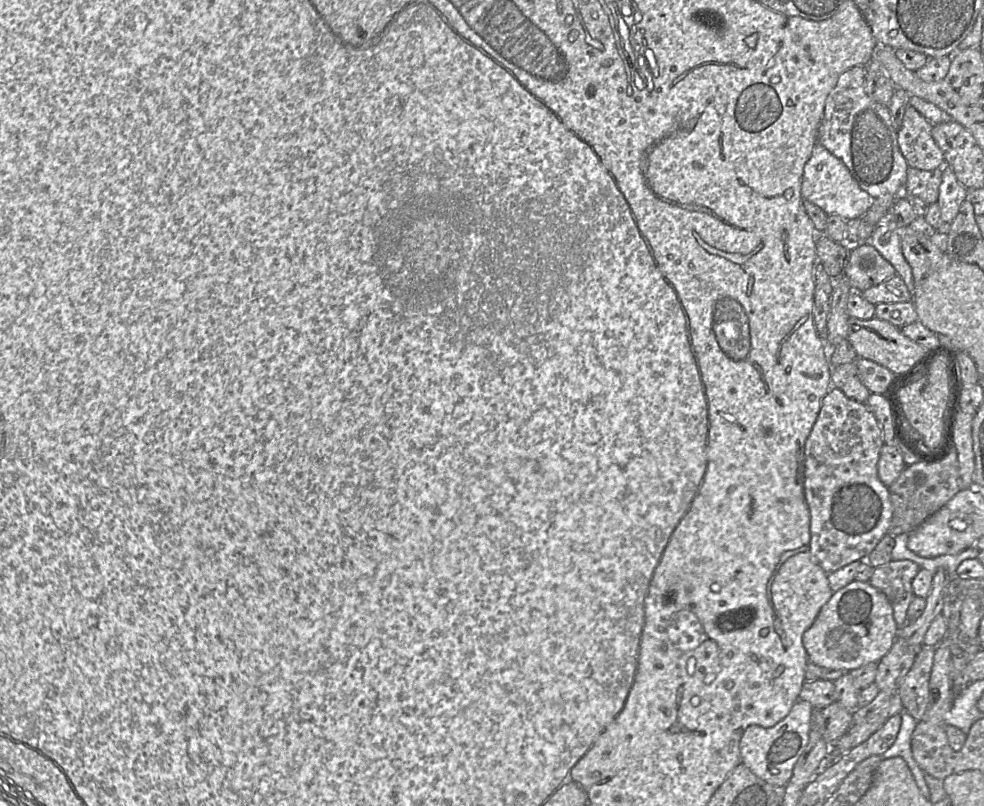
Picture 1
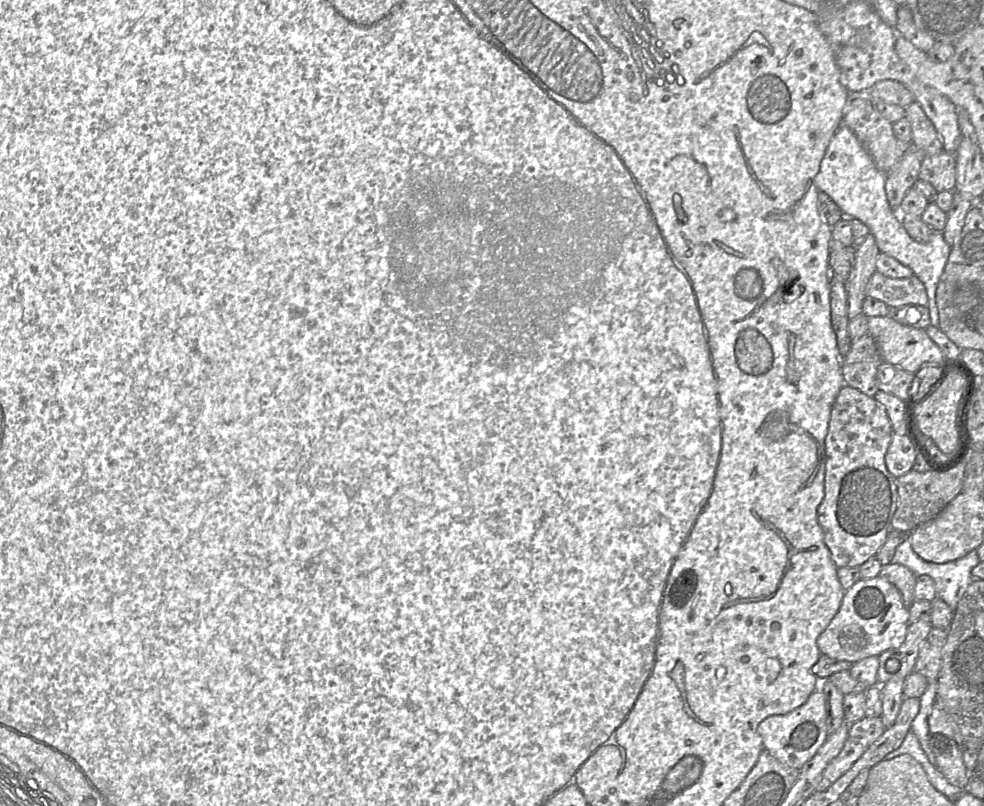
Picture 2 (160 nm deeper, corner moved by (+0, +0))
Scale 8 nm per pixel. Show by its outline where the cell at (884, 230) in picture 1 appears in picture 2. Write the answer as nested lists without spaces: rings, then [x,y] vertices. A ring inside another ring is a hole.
[[[841,125],[827,147],[814,184],[838,205],[844,217],[857,219],[868,227],[881,253],[909,267],[914,276],[923,282],[928,296],[927,308],[931,325],[938,327],[936,289],[948,261],[951,246],[945,241],[942,232],[933,232],[926,243],[917,242],[910,237],[902,217],[888,203],[885,192],[886,178],[887,174],[876,168],[856,135],[847,126]]]

